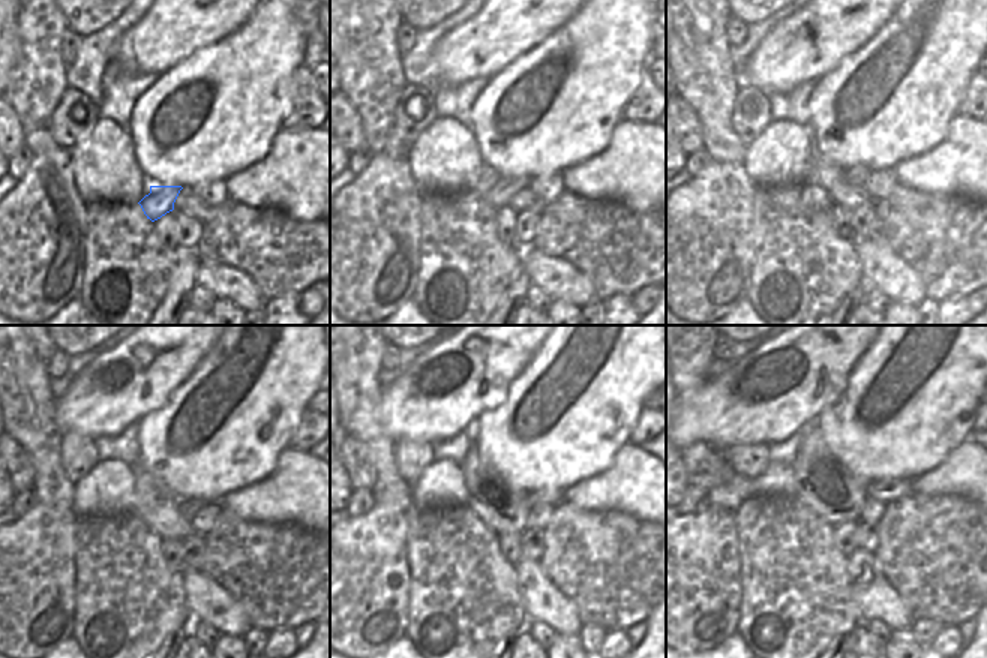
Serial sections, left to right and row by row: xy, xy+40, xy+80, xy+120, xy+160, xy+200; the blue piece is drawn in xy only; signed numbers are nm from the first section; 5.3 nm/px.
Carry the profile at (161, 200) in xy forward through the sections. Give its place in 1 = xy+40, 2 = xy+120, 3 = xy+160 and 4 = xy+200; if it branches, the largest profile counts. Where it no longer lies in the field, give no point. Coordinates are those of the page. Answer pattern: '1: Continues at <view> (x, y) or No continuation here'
1: Continues at xy+40 (501, 192)
2: Continues at xy+120 (189, 507)
3: Continues at xy+160 (552, 496)
4: Continues at xy+200 (885, 490).

